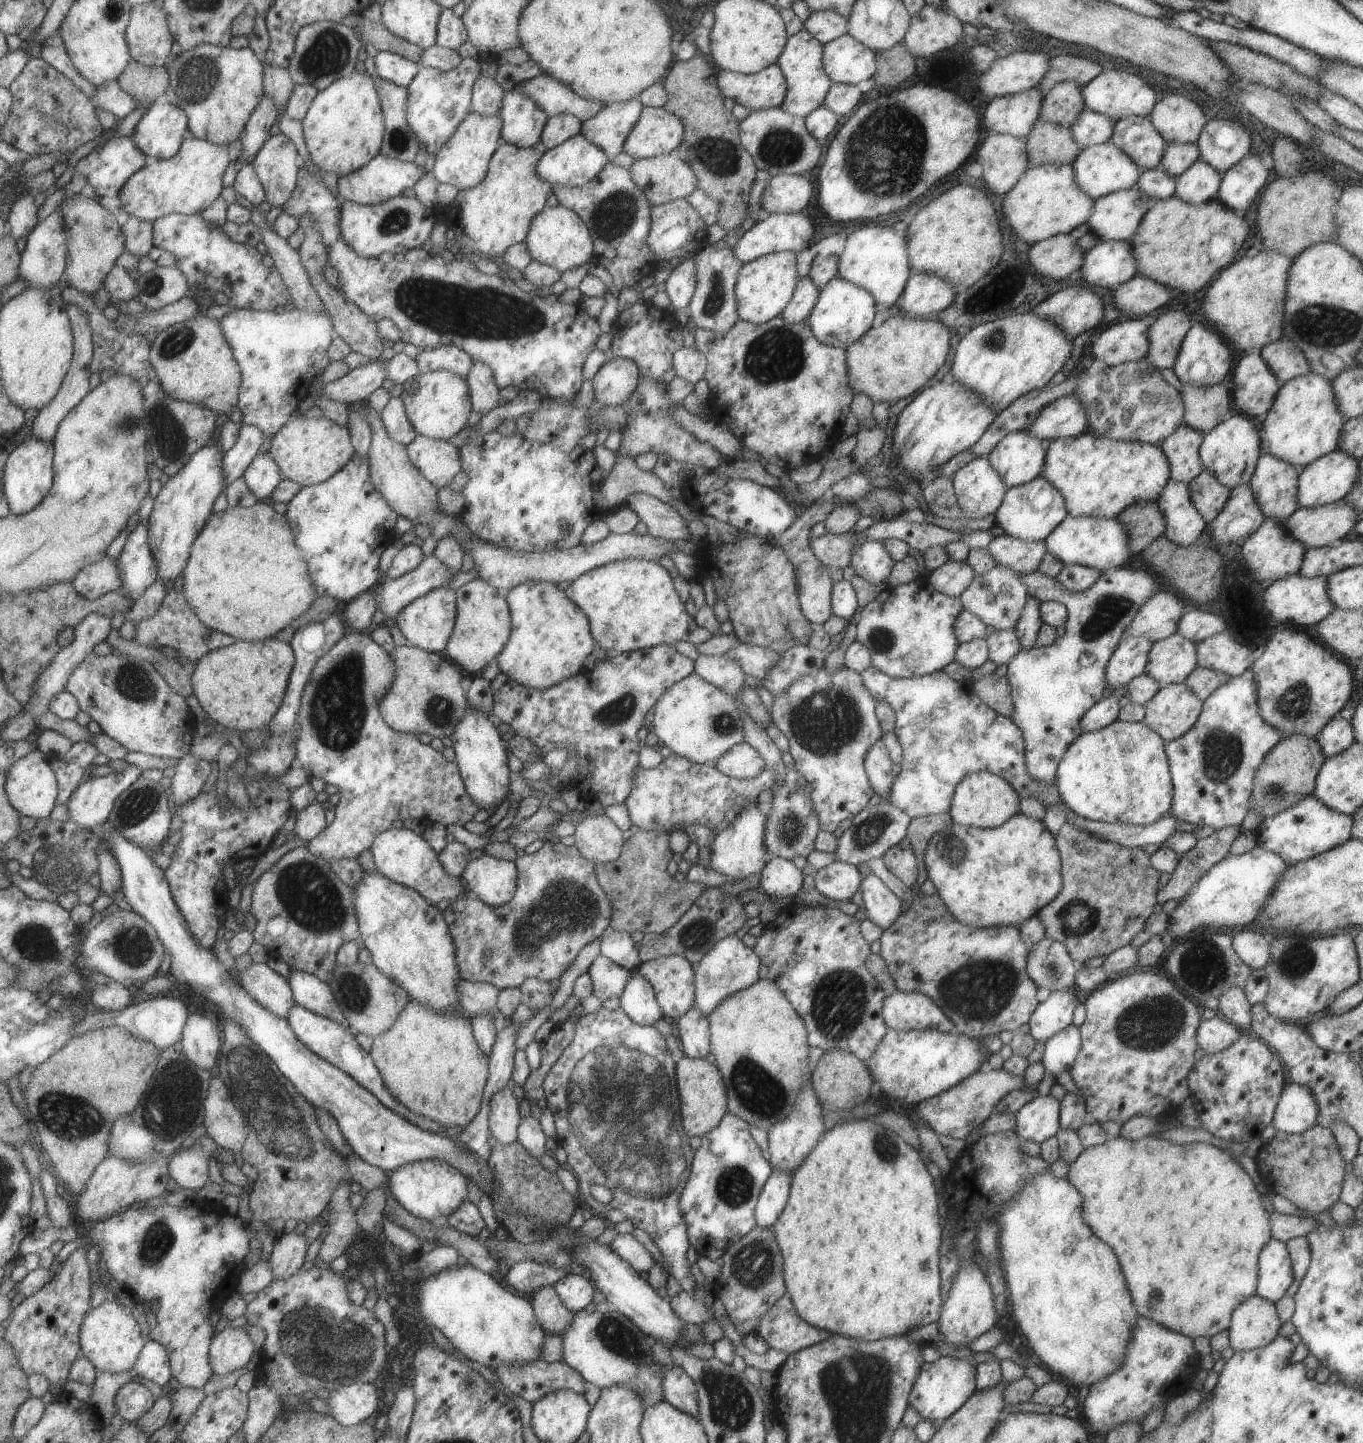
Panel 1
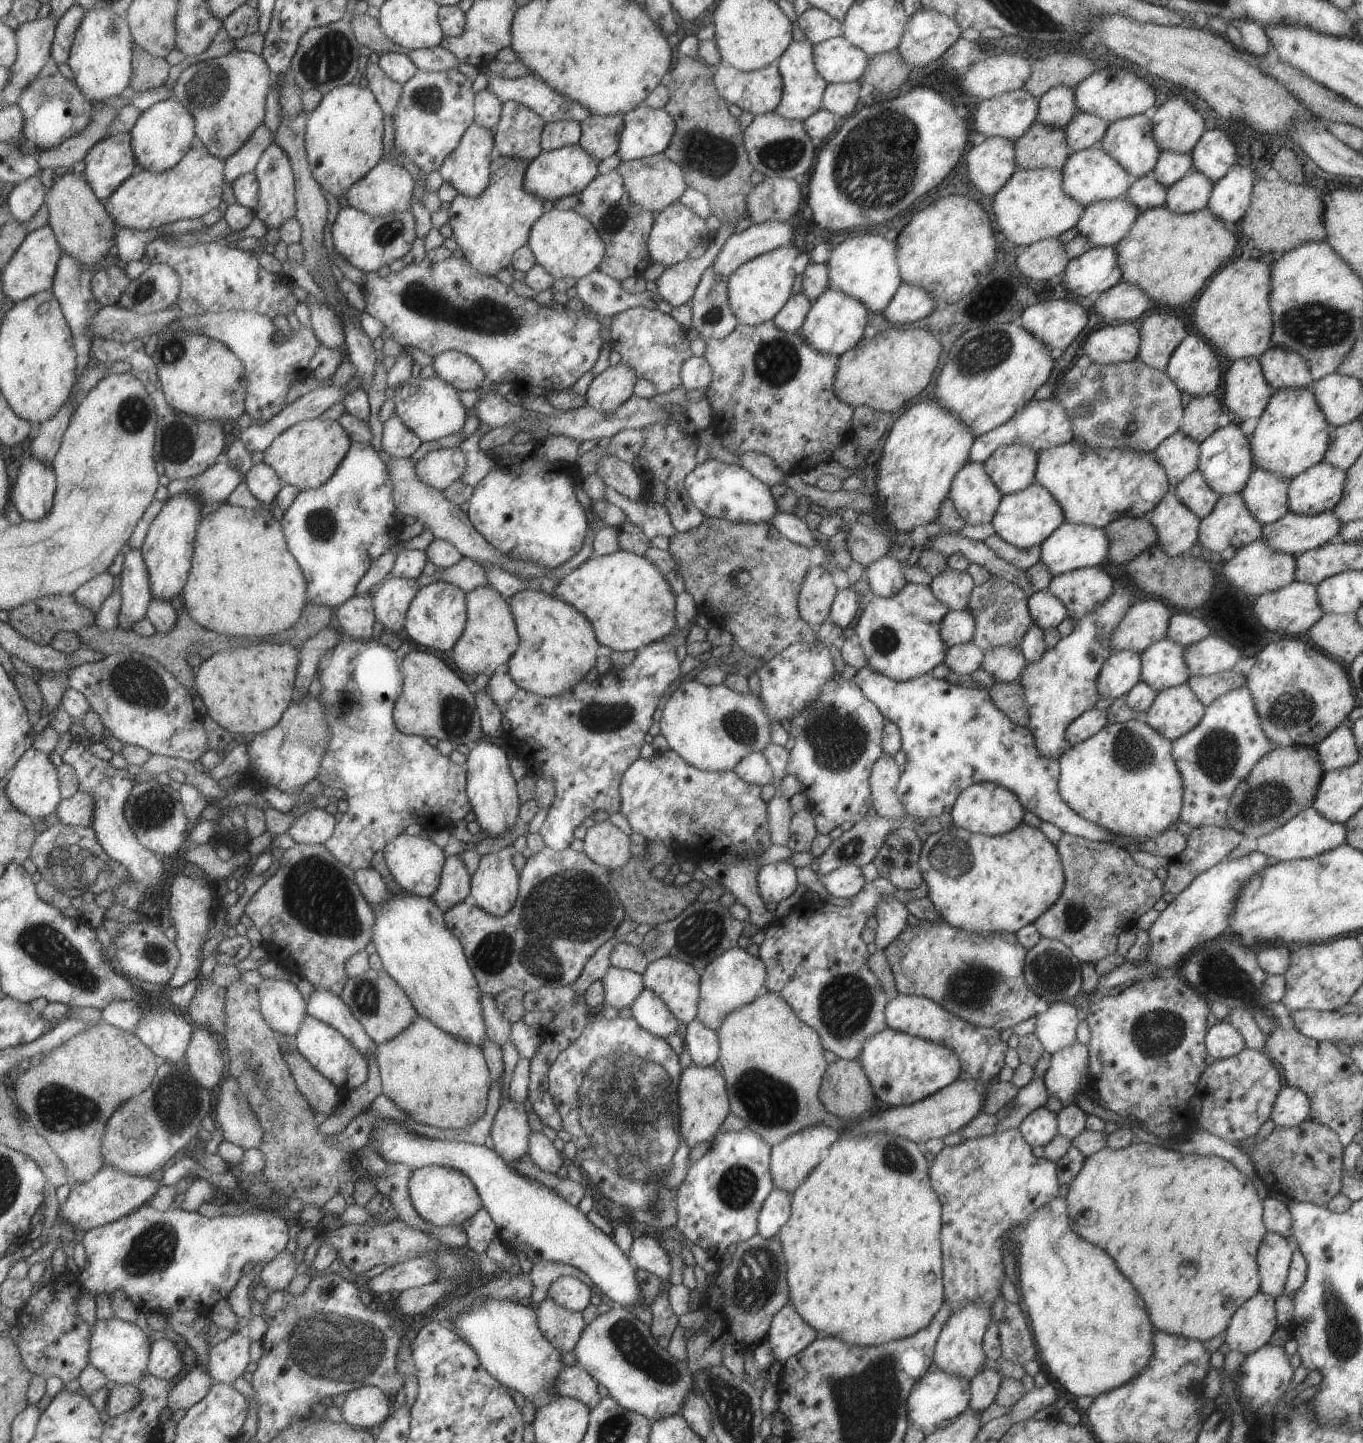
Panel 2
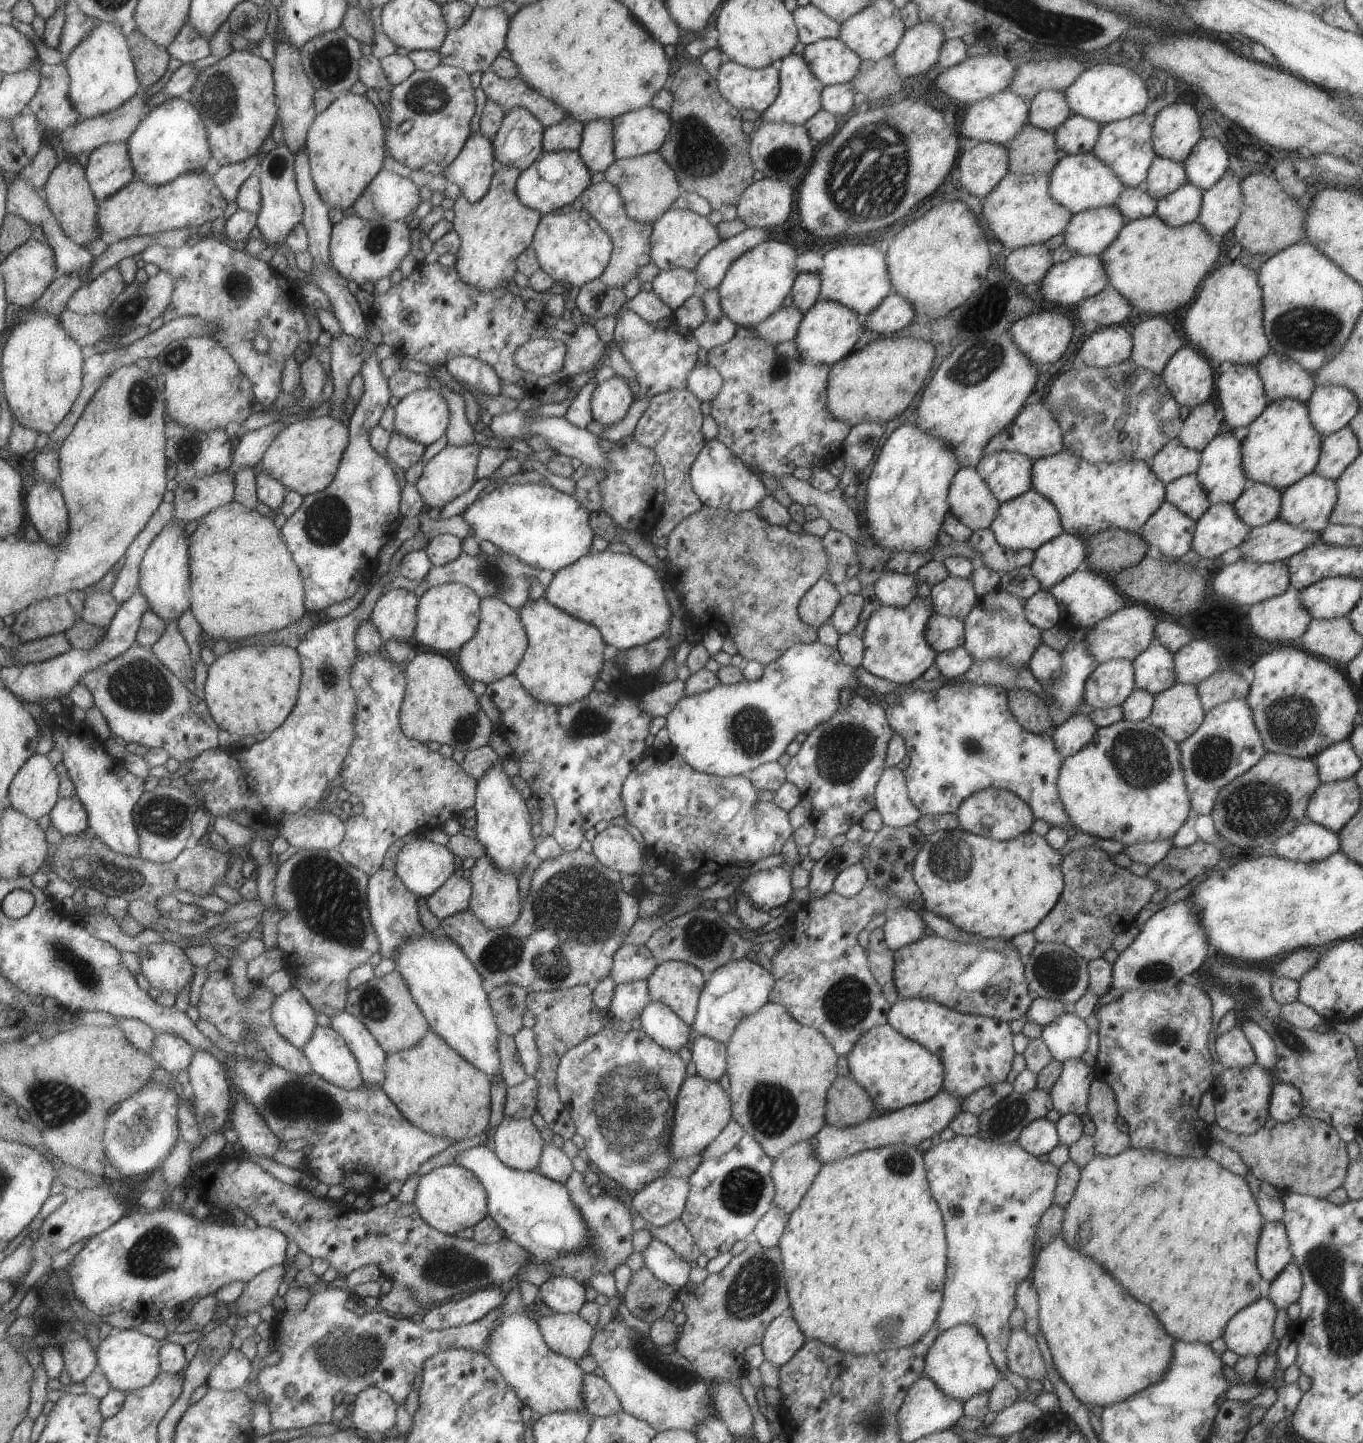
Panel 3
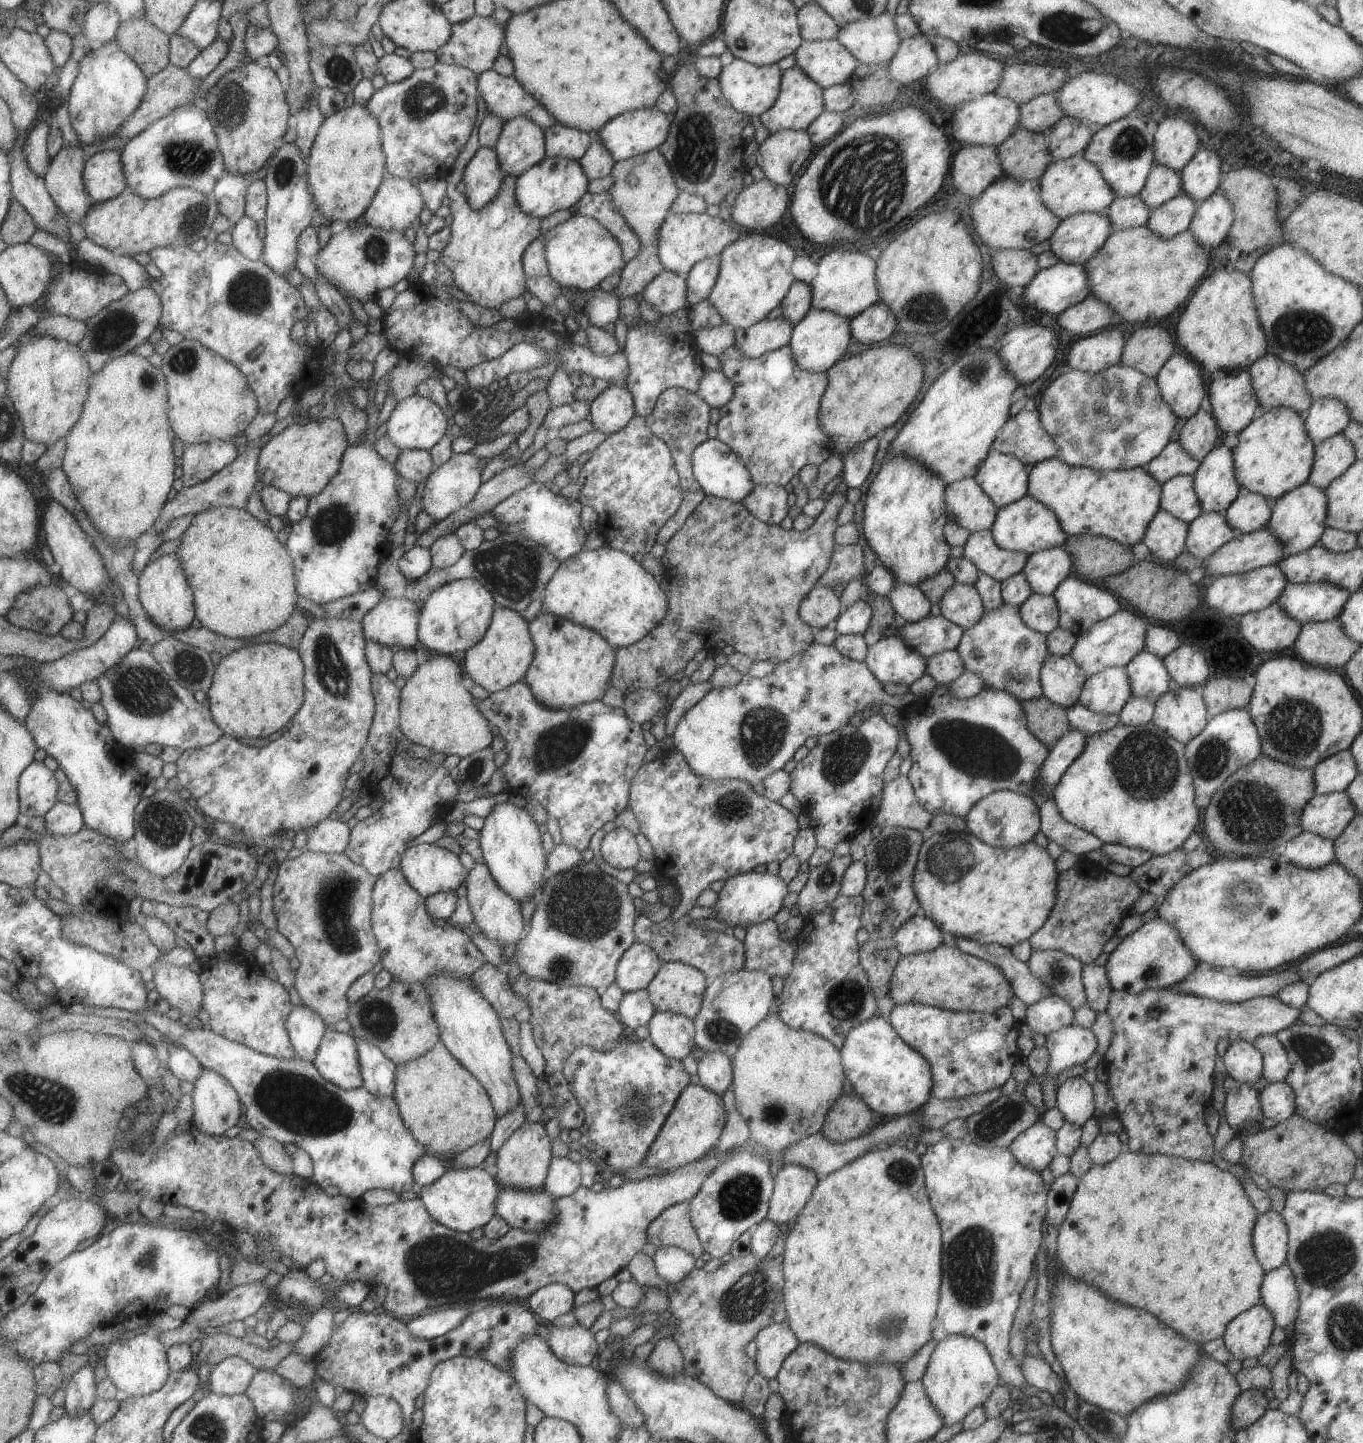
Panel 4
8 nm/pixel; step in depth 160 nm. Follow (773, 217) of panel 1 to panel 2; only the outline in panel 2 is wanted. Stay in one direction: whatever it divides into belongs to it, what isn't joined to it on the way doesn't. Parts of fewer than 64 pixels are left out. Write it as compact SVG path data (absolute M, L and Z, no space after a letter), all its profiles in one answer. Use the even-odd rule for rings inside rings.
M767 220L750 225L742 232L735 231L727 238L710 266L715 274L728 277L755 256L791 244L793 236L795 235L791 232L791 226L787 221Z

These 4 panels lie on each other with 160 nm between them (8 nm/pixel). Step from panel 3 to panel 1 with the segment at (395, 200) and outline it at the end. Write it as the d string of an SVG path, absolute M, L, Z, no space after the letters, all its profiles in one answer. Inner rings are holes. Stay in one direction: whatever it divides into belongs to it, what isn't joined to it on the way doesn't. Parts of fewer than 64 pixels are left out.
M377 153L365 166L337 179L338 198L360 205L378 205L384 200L401 195L405 188L412 186L425 171L413 162L404 163L395 158Z

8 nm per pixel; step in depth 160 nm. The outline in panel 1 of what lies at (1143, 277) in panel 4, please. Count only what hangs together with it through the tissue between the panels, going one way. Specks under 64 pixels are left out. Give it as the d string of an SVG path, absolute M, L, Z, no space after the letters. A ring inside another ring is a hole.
M1175 196L1155 200L1154 205L1142 216L1139 226L1131 236L1130 245L1132 255L1137 268L1135 275L1141 275L1151 279L1157 284L1167 287L1171 291L1193 294L1201 290L1213 276L1228 264L1233 262L1237 250L1247 237L1248 225L1242 214L1224 207L1217 199L1190 205Z

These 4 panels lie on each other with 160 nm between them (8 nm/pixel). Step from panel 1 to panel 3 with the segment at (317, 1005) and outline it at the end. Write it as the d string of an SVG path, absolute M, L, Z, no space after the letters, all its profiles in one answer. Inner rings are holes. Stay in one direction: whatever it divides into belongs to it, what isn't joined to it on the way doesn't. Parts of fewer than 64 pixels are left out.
M345 1010L329 1019L330 1028L343 1038L347 1049L357 1060L363 1083L380 1088L383 1085L386 1055L377 1044L377 1038L371 1036L365 1026Z

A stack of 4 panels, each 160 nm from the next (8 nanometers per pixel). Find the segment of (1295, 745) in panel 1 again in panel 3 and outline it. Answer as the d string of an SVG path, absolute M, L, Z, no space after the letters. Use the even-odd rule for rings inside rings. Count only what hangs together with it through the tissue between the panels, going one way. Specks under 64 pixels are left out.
M1266 752L1255 765L1217 794L1210 814L1216 834L1239 848L1269 849L1277 838L1291 832L1297 824L1308 821L1305 815L1307 802L1319 784L1314 758Z

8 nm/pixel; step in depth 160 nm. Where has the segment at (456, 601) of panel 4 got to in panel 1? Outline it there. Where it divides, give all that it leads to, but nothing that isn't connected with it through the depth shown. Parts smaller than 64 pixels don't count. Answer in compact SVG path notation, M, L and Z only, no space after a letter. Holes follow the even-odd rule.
M450 587L428 590L422 597L406 604L394 620L407 644L415 645L421 650L438 653L446 648L456 621L456 594Z

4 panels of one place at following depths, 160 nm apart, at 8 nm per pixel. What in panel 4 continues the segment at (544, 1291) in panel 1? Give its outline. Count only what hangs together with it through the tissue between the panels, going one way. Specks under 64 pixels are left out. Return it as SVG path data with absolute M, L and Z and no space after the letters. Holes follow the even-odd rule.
M579 1324L557 1328L549 1326L547 1340L551 1352L565 1364L584 1367L599 1355L601 1347L593 1339L594 1333Z

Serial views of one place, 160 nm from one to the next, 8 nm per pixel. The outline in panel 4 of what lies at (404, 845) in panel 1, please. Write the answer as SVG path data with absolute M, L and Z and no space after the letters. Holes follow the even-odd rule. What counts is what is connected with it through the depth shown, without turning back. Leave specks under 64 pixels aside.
M434 843L405 848L398 868L409 886L423 898L457 890L468 873L455 854Z

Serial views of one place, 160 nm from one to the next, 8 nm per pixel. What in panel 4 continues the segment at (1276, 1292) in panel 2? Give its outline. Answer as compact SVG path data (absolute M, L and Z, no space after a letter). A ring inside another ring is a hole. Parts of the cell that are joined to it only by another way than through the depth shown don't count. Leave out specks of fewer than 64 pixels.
M1270 1209L1258 1214L1251 1229L1251 1242L1265 1273L1285 1263L1288 1236L1281 1215Z

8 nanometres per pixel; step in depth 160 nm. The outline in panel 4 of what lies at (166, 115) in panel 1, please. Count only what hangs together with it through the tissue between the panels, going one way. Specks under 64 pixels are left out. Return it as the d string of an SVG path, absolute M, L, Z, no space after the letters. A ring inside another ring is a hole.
M203 105L176 108L170 115L155 121L146 131L134 136L121 151L129 190L146 199L158 199L170 190L183 187L213 196L215 187L227 170L214 121Z

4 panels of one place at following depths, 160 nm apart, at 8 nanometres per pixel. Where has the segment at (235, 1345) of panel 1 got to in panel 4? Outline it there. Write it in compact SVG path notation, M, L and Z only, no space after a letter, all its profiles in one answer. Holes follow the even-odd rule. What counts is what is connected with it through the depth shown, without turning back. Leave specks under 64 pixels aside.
M230 1356L222 1360L209 1377L210 1390L220 1395L244 1394L251 1379L259 1370L239 1356Z

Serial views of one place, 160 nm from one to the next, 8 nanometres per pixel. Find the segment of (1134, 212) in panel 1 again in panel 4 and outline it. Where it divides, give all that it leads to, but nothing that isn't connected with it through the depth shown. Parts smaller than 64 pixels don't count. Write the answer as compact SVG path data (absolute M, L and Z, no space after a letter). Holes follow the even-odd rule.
M1077 213L1060 219L1048 238L1048 250L1058 261L1082 265L1112 231L1105 213Z

